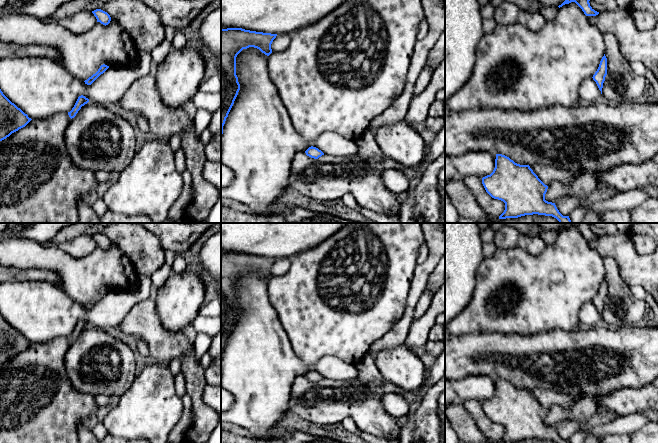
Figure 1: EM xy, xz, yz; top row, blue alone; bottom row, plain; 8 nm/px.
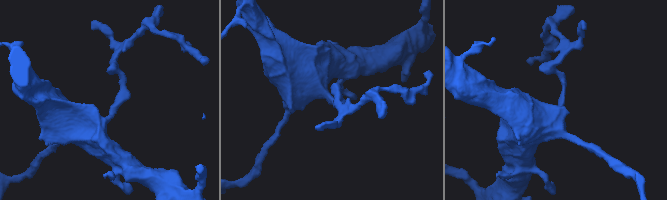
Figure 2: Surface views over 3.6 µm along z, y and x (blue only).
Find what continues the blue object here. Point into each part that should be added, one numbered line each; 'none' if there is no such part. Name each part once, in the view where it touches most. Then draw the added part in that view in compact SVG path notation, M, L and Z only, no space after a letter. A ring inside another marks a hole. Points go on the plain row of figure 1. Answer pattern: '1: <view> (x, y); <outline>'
none

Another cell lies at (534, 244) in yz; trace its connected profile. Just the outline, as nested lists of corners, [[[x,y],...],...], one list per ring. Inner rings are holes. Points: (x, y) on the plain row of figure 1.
[[[520,234],[518,238],[518,246],[531,255],[536,256],[545,250],[547,244],[540,235]]]

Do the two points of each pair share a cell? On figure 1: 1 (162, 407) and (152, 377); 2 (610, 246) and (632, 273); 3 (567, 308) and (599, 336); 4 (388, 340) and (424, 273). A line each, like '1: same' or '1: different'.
1: same
2: same
3: different
4: same

